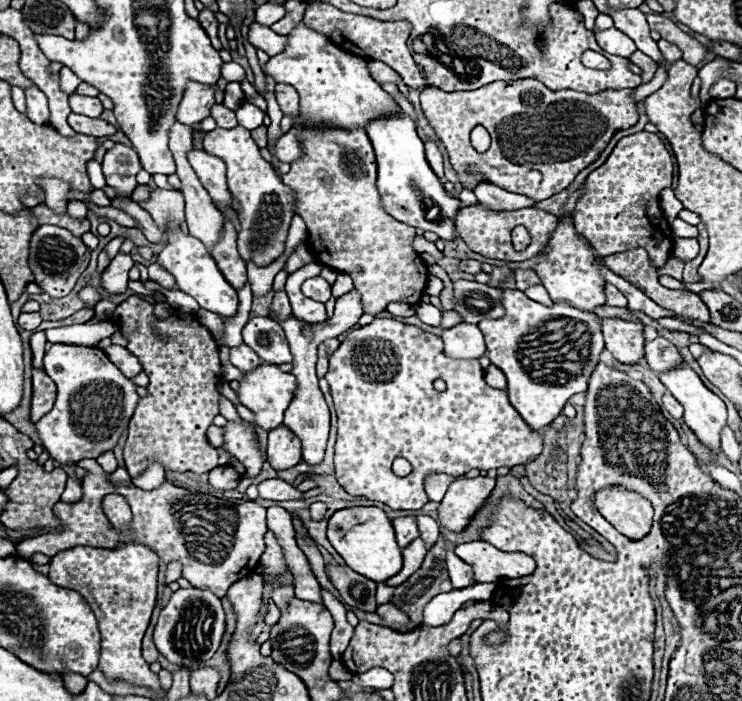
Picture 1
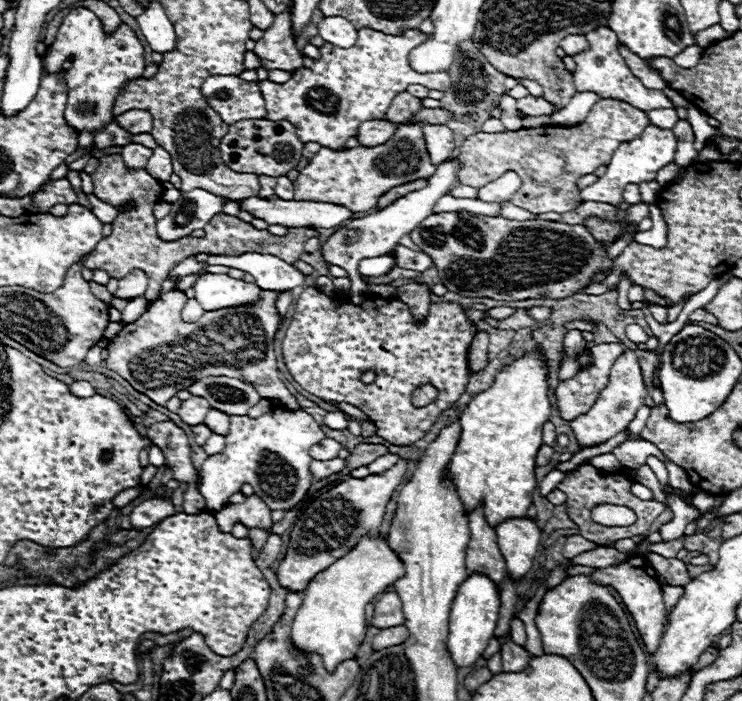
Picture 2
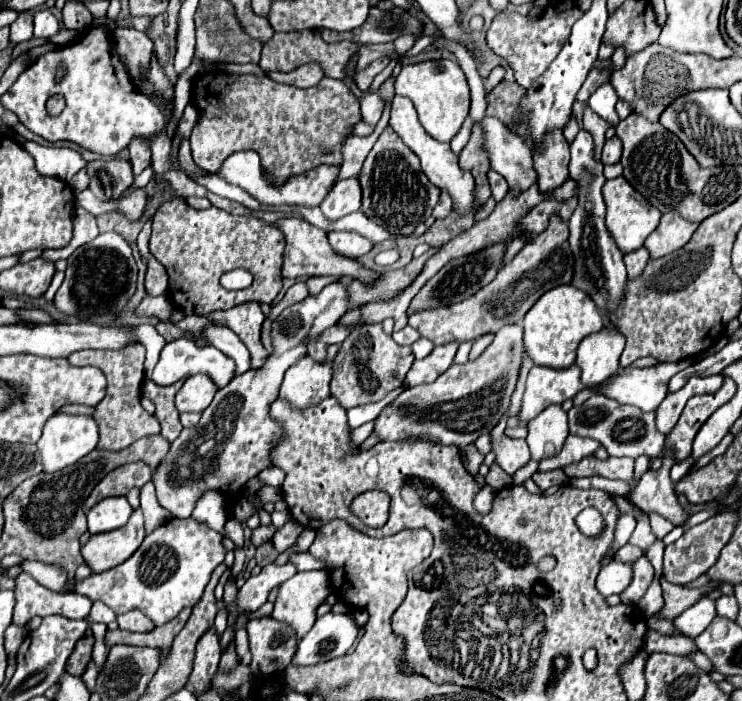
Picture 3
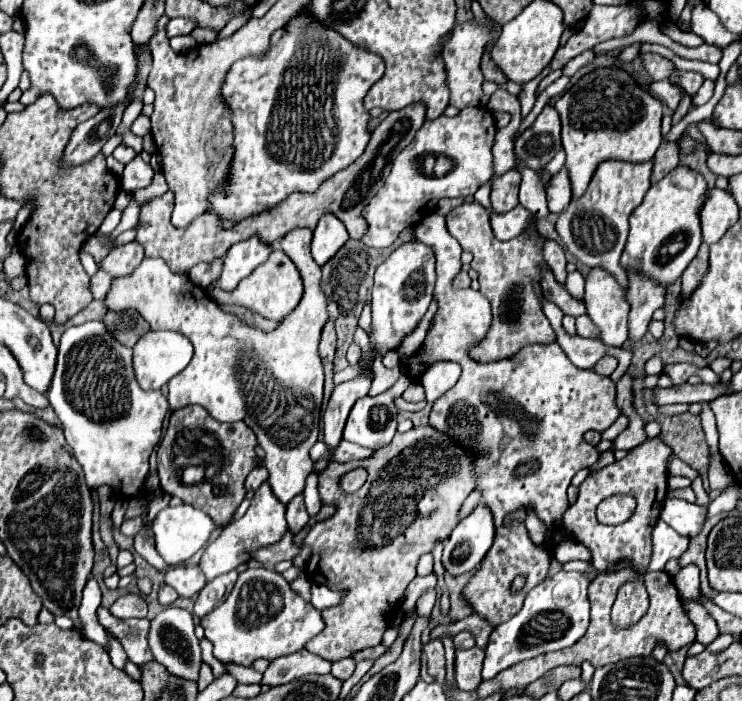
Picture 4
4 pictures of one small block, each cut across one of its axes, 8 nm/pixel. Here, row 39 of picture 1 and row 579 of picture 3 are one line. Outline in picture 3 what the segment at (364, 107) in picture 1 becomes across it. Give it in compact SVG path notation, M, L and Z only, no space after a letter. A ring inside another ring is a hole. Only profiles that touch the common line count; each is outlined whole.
M324 570L296 572L290 580L282 582L278 598L274 602L272 618L290 624L296 636L302 638L314 626L316 608L328 594L330 582Z

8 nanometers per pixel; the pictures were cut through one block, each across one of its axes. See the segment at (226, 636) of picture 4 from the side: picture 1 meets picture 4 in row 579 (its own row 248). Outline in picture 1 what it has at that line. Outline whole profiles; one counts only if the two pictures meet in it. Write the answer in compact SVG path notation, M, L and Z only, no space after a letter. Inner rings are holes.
M214 128L204 136L204 148L222 158L228 166L228 188L240 202L240 224L242 232L238 232L238 252L248 262L254 260L258 266L268 266L274 262L284 250L284 238L288 236L290 220L296 214L296 198L294 190L282 184L280 176L274 172L272 164L262 160L258 144L250 138L250 130L236 128Z

